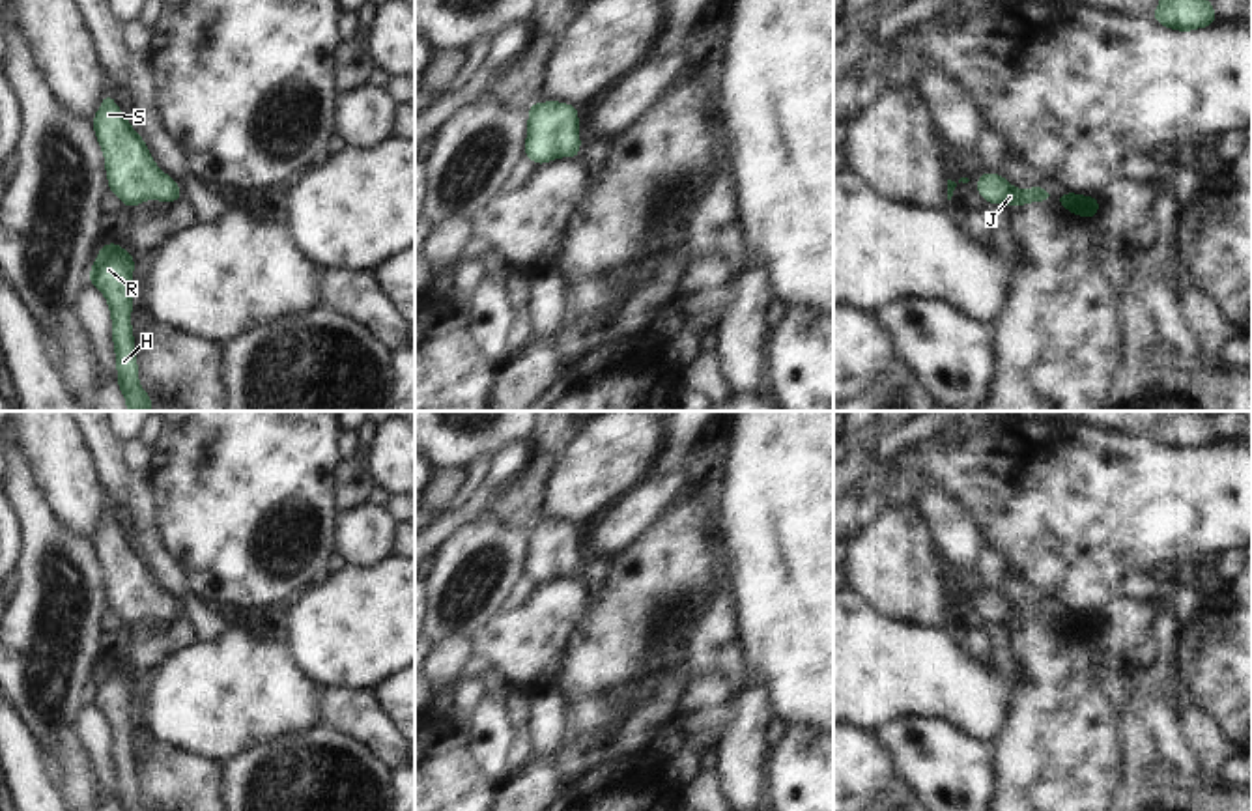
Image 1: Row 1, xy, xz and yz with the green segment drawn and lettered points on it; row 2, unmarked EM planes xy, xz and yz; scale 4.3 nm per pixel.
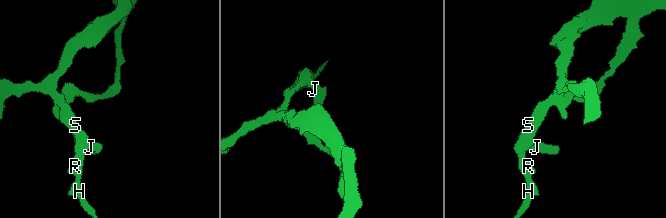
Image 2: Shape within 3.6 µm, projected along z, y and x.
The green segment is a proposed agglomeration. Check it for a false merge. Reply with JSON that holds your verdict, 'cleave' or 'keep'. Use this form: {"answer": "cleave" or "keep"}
{"answer": "keep"}

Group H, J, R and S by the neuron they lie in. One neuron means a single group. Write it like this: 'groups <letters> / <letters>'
groups H J R S

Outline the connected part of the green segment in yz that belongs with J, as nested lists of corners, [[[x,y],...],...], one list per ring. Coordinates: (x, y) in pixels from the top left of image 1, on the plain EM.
[[[985,589],[979,592],[975,607],[987,622],[1003,622],[1009,628],[1030,620],[1048,620],[1054,617],[1054,613],[1043,604],[1018,609],[1002,592],[987,592]]]

